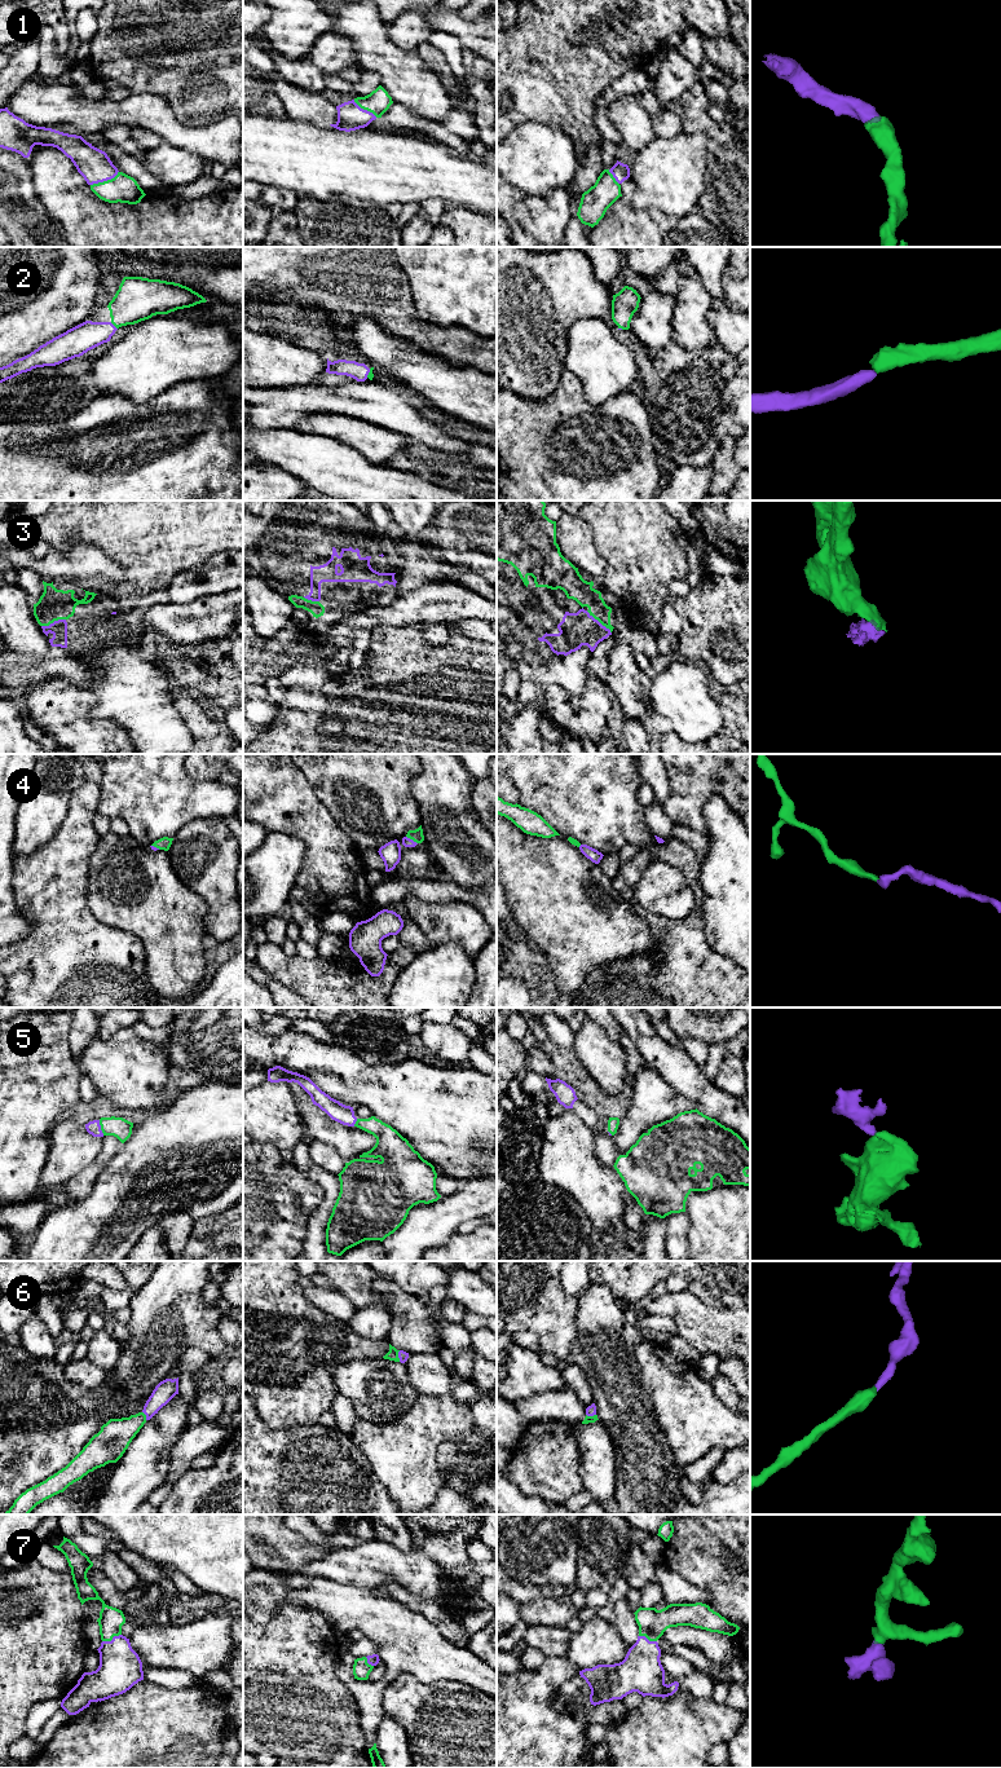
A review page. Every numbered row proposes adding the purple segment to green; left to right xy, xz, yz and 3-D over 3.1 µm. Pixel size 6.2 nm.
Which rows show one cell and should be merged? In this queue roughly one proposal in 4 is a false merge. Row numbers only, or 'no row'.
1, 2, 3, 4, 5, 6, 7

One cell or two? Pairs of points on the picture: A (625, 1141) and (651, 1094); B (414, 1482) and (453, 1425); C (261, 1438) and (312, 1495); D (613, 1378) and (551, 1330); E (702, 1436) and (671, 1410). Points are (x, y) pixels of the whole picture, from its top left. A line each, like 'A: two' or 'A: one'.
A: one
B: one
C: one
D: two
E: one

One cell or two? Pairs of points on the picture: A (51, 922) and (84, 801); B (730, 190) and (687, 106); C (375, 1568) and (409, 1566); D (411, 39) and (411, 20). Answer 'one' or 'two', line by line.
A: one
B: one
C: one
D: one

